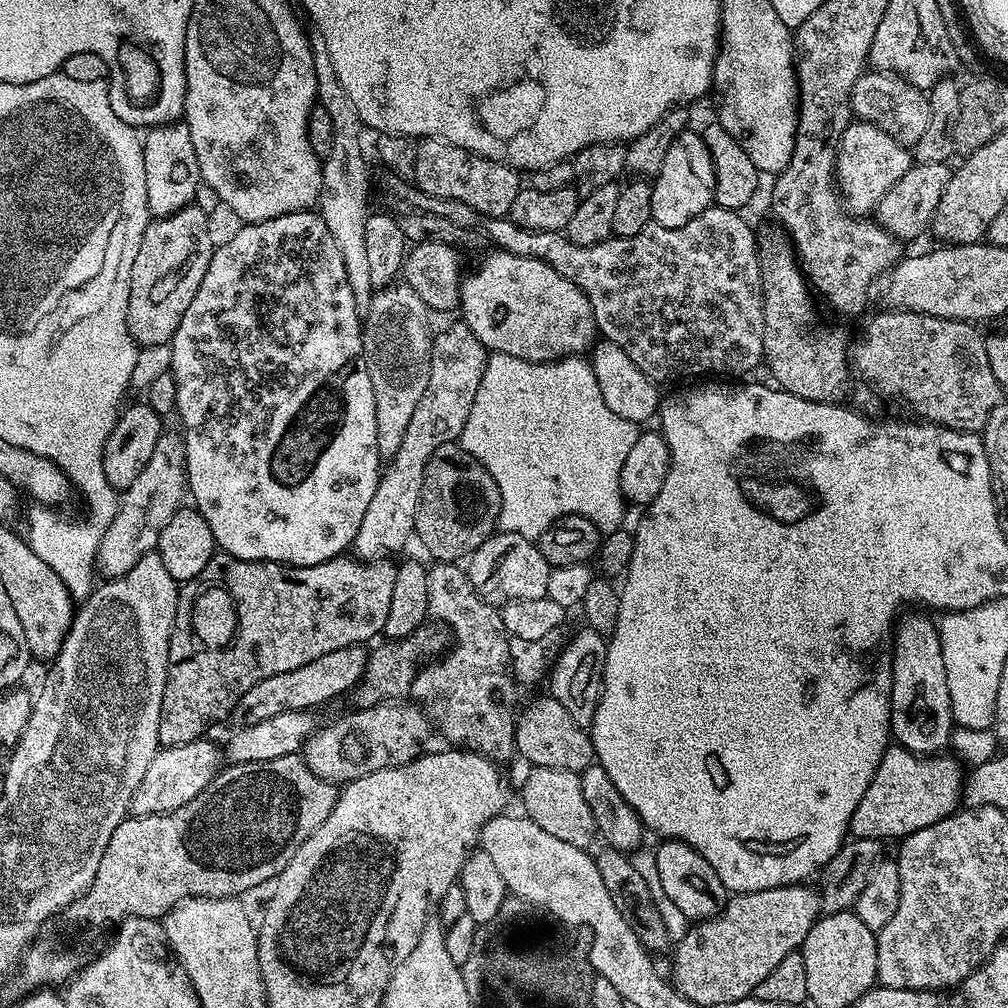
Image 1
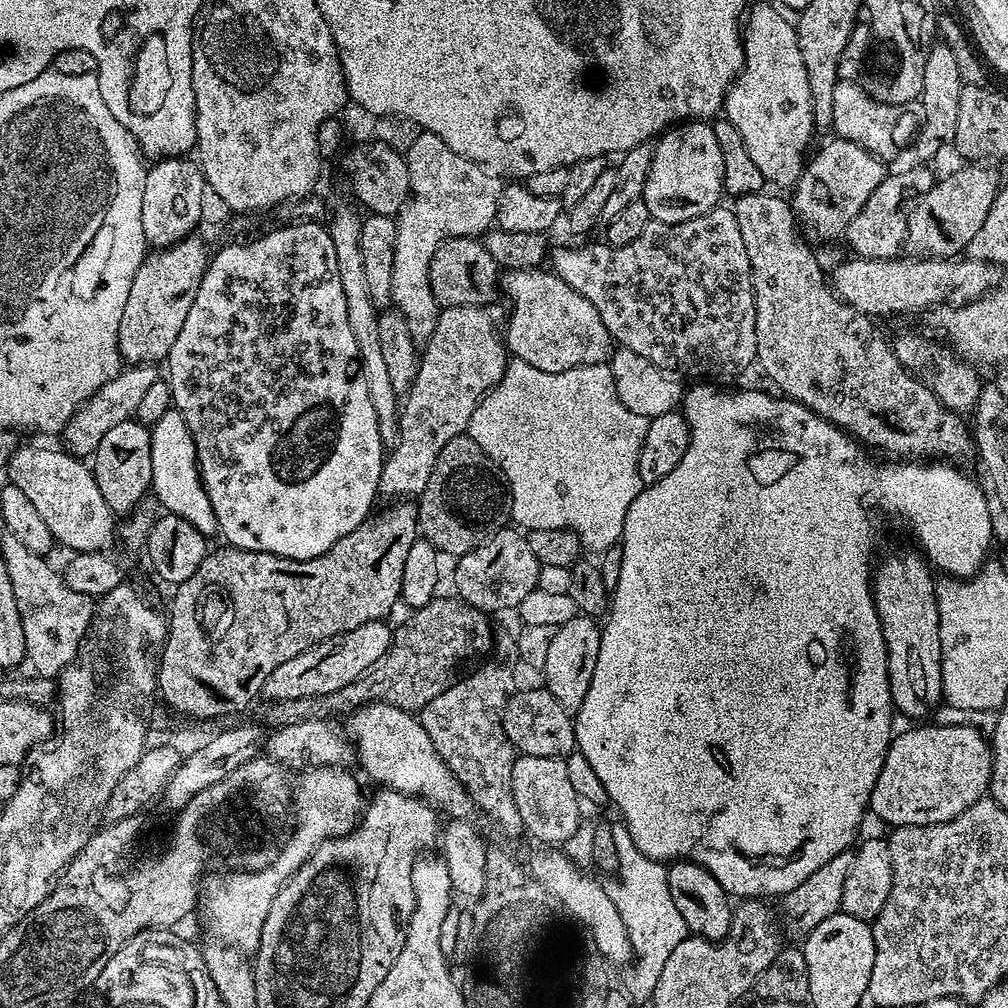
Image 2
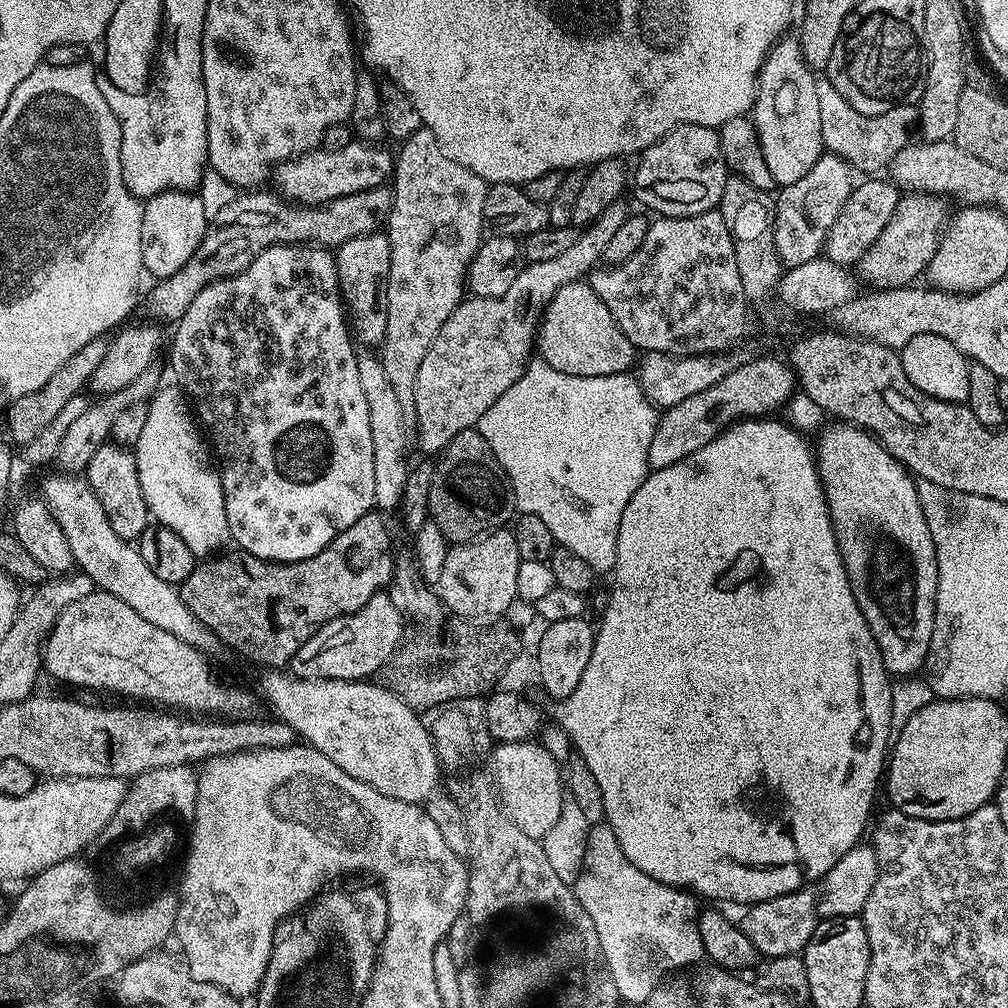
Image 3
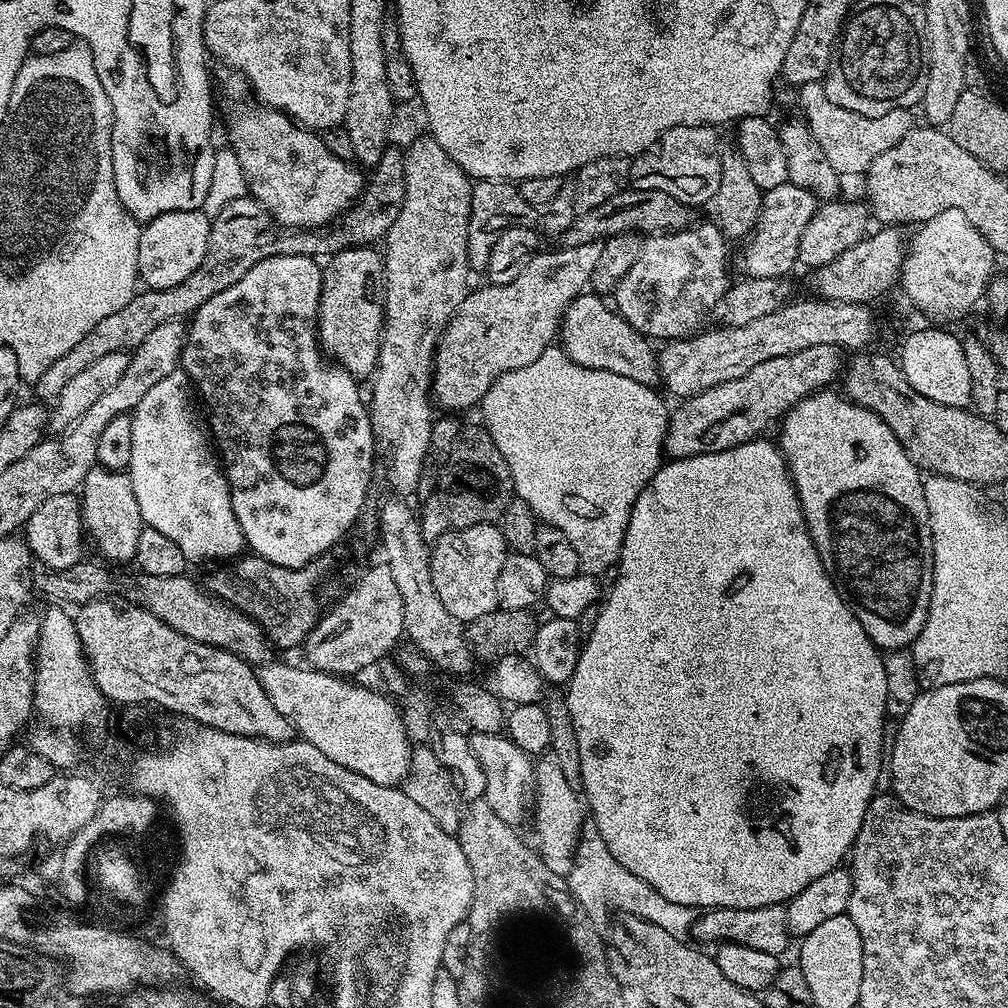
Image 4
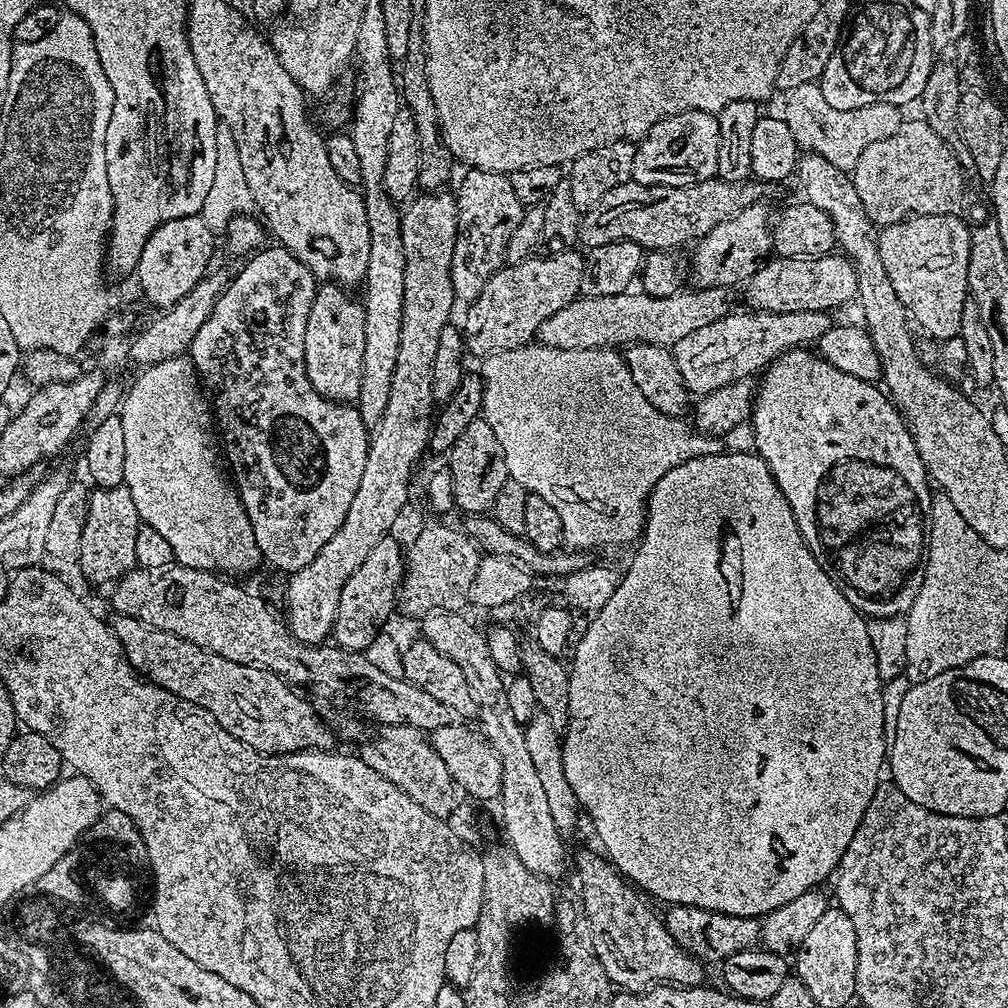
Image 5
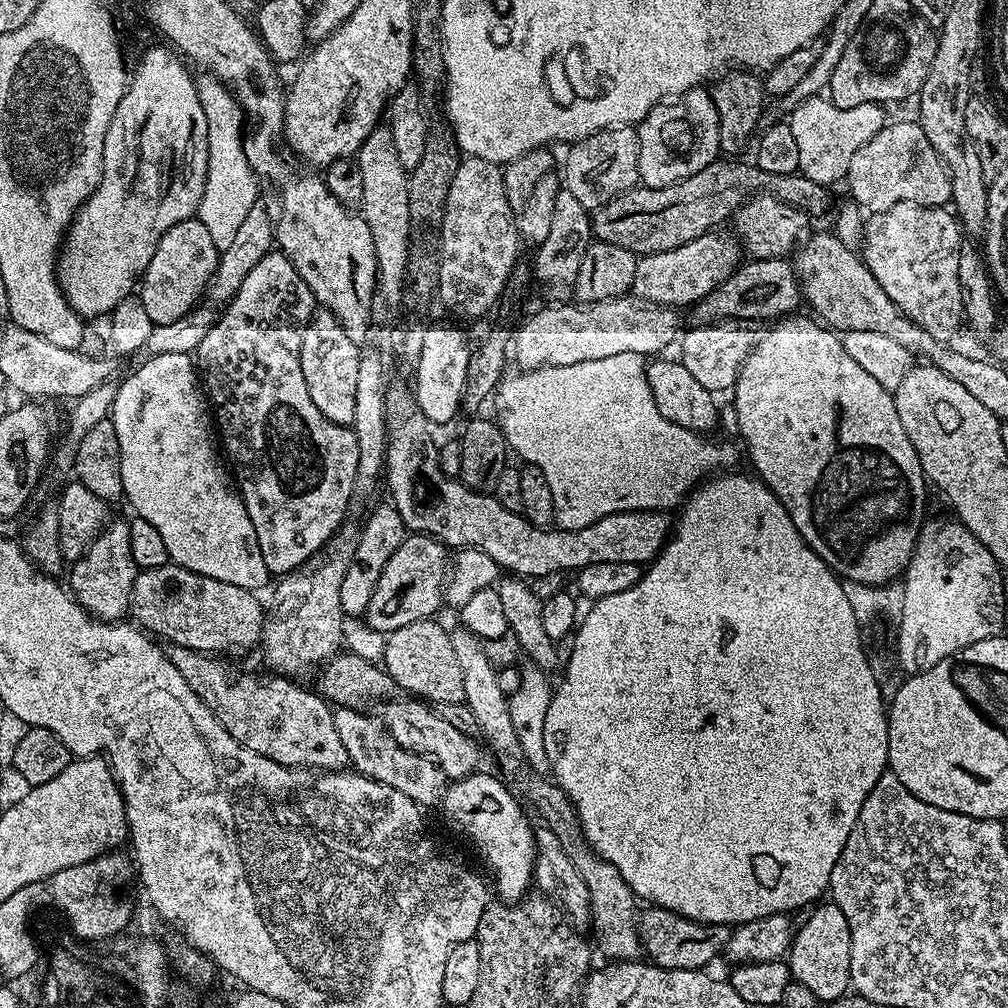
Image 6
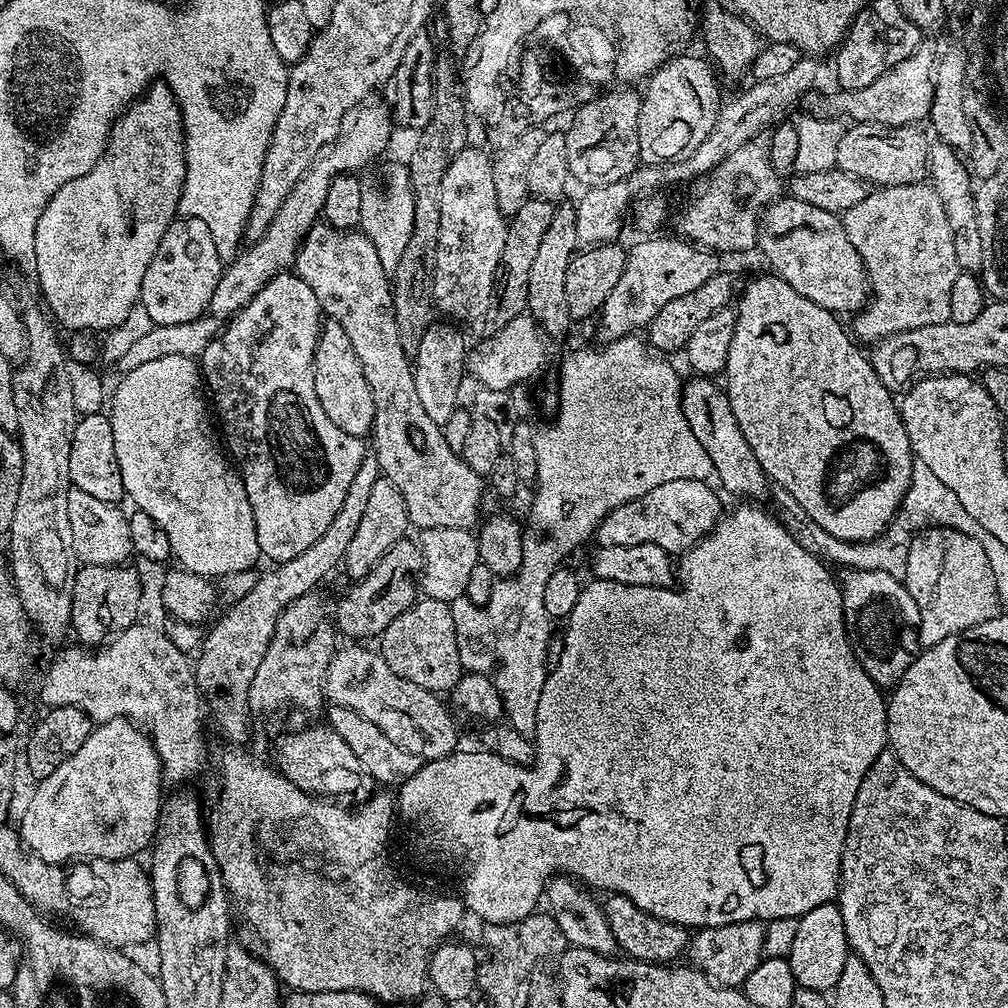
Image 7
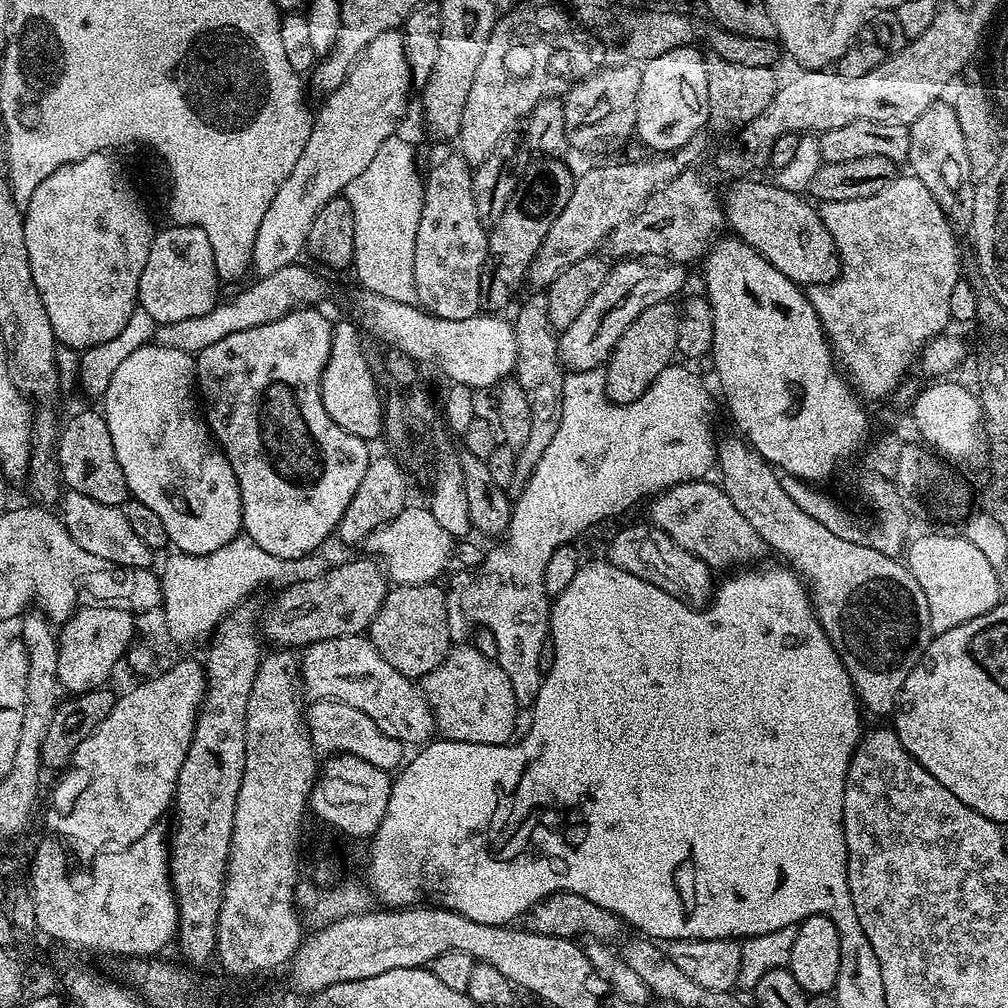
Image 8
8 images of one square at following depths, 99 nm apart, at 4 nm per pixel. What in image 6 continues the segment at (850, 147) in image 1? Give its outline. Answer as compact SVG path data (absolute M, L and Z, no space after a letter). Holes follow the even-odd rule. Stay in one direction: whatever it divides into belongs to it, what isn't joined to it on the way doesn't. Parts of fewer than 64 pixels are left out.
M708 231L704 236L694 238L693 241L686 242L684 245L678 245L676 249L672 250L662 250L661 253L650 253L648 255L641 255L636 261L636 269L634 270L634 282L632 283L631 295L633 297L639 298L650 304L667 304L669 306L681 306L680 304L685 304L685 306L691 306L696 303L696 301L703 298L710 290L714 290L720 285L723 280L730 278L730 274L736 271L742 263L742 249L735 239L731 235L728 236L715 236L715 231Z

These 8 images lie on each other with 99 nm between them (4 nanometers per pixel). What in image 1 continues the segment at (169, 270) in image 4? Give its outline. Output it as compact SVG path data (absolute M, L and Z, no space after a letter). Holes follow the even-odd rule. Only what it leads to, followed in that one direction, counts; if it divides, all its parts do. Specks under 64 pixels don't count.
M183 122L160 124L156 128L147 129L143 133L144 165L146 166L146 202L148 211L153 217L169 216L182 210L197 199L196 191L201 191L200 167L198 154L194 154L194 142L190 142L190 130Z

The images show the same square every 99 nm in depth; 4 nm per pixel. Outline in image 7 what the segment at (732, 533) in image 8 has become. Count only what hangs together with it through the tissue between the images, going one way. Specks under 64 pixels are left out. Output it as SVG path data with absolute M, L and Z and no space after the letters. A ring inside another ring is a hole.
M703 480L664 482L650 494L618 506L596 527L594 540L600 548L610 546L662 546L669 554L683 554L703 540L722 519L717 489Z

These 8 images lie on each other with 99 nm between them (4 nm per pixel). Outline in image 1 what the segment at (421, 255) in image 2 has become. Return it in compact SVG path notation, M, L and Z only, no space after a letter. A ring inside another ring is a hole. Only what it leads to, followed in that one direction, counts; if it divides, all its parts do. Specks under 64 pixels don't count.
M424 138L416 146L416 170L414 183L429 196L455 196L466 206L472 206L481 217L507 216L514 198L522 187L521 173L502 162L494 162L485 156L475 156L465 148L459 148L447 140Z

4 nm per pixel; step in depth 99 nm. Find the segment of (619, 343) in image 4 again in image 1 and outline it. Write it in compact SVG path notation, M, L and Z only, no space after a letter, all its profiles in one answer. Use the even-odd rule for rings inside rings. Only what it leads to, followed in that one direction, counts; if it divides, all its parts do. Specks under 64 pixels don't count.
M509 252L492 253L460 281L459 315L489 353L501 352L530 362L545 363L587 353L598 339L594 310L570 282L546 262Z

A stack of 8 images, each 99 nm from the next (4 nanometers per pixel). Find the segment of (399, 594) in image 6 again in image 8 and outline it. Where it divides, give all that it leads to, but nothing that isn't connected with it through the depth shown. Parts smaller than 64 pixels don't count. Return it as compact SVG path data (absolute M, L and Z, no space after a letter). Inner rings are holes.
M349 558L333 572L277 591L272 608L262 612L263 639L267 643L269 640L272 646L280 650L304 650L310 644L330 638L346 638L367 633L390 591L390 581L385 569L375 559L367 559Z

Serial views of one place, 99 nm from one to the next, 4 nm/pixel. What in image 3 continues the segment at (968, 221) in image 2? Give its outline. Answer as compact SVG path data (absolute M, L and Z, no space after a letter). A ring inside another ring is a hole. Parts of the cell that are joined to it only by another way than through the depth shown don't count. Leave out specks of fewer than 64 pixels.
M914 192L911 194L901 195L898 206L894 210L894 214L890 218L890 222L886 222L886 226L882 229L882 234L878 234L877 241L874 246L870 246L870 250L866 250L866 254L862 254L862 258L858 261L858 276L861 281L864 280L876 290L885 288L907 288L915 285L916 280L925 275L928 270L928 263L934 258L934 254L940 245L940 237L946 231L946 225L950 220L950 212L948 216L949 201L942 196L929 196L926 192Z

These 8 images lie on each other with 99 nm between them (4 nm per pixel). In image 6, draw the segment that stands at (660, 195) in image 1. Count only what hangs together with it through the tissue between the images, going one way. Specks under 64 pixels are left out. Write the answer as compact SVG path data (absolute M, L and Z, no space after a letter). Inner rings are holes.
M697 86L667 102L657 104L650 110L650 114L646 114L646 118L640 121L636 128L636 137L638 138L639 183L643 187L668 187L698 174L698 170L710 166L721 155L718 110L712 101L711 91L707 87Z

